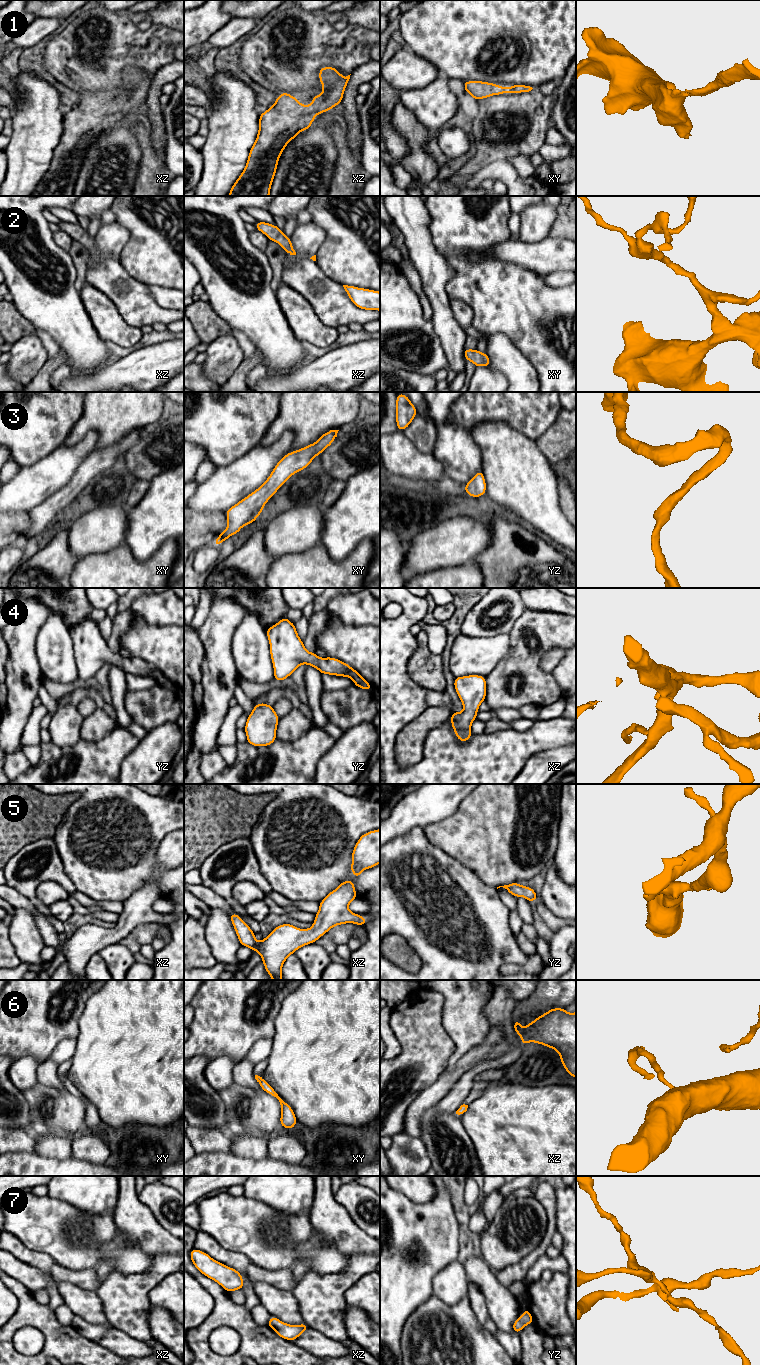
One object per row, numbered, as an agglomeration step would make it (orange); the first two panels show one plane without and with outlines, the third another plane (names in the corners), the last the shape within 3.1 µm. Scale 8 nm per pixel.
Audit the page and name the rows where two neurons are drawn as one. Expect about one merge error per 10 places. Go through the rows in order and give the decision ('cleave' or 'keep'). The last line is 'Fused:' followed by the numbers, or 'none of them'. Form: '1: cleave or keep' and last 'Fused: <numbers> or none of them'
1: keep
2: keep
3: keep
4: keep
5: keep
6: keep
7: keep
Fused: none of them

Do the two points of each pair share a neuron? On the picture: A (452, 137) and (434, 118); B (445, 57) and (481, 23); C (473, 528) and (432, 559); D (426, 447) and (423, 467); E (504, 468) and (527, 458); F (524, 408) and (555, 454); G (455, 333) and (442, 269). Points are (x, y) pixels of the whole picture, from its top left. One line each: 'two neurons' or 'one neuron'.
A: two neurons
B: one neuron
C: one neuron
D: two neurons
E: one neuron
F: two neurons
G: one neuron

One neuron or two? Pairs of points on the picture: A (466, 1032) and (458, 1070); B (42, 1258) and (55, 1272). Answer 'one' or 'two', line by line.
A: two
B: two

